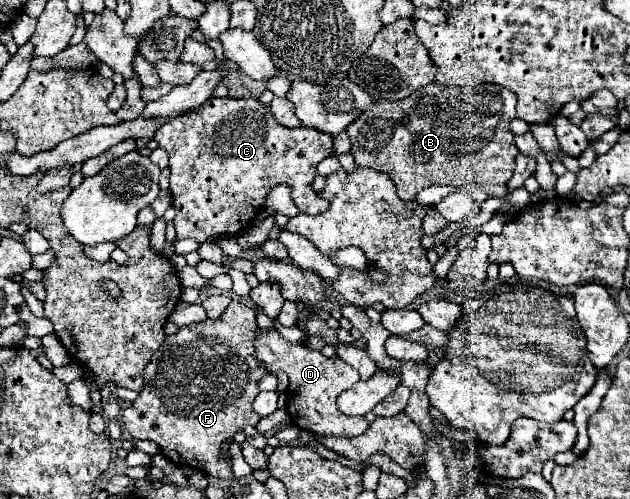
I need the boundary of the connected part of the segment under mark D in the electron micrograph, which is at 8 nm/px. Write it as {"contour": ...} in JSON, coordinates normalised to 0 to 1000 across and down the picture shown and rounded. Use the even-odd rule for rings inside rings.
{"contour":[[[410,659],[406,715],[425,735],[429,747],[451,743],[460,760],[457,776],[457,832],[467,852],[502,868],[508,876],[565,876],[584,860],[578,840],[552,840],[533,820],[533,796],[571,764],[568,743],[559,731],[533,715],[514,715],[508,703],[495,703],[486,691],[463,691],[438,659]]]}

